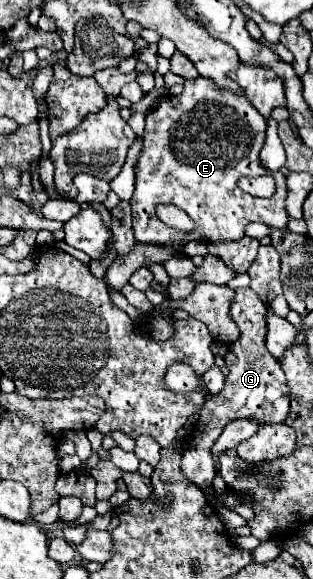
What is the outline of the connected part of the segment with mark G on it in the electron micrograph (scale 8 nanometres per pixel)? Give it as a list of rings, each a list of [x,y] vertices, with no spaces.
[[[238,288],[234,304],[230,306],[230,316],[240,328],[240,340],[228,348],[228,354],[224,358],[230,370],[230,374],[226,376],[226,386],[222,392],[206,400],[198,424],[192,428],[190,436],[186,438],[186,450],[182,452],[182,464],[180,464],[184,476],[202,490],[212,486],[212,478],[216,474],[216,462],[212,460],[210,448],[228,422],[238,418],[248,418],[262,424],[284,422],[290,406],[288,386],[280,362],[268,352],[264,344],[264,336],[268,330],[266,304],[256,296],[256,292],[252,292],[252,288]]]

